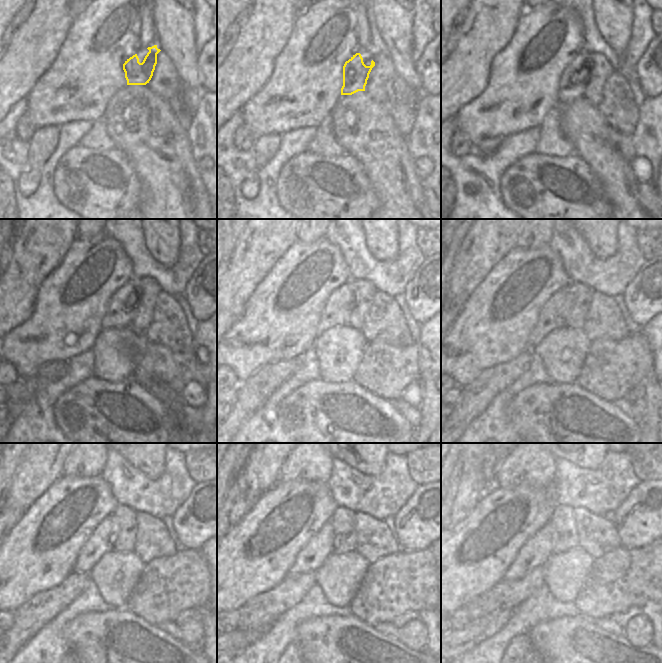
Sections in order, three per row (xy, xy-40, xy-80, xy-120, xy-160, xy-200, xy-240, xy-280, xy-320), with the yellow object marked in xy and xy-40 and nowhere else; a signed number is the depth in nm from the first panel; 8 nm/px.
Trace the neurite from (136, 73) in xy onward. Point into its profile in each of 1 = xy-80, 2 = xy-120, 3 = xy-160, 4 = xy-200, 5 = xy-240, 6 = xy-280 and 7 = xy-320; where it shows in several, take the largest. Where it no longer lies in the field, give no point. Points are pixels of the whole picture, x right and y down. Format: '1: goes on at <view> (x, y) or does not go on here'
1: goes on at xy-80 (575, 77)
2: goes on at xy-120 (123, 305)
3: goes on at xy-160 (340, 304)
4: goes on at xy-200 (553, 314)
5: goes on at xy-240 (99, 543)
6: goes on at xy-280 (320, 546)
7: goes on at xy-320 (536, 552)

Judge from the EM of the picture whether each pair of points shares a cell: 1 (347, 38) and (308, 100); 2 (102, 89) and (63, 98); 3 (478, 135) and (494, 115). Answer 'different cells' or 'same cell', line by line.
1: same cell
2: same cell
3: same cell

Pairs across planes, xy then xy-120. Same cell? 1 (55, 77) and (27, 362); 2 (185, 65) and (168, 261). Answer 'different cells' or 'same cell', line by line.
1: same cell
2: same cell

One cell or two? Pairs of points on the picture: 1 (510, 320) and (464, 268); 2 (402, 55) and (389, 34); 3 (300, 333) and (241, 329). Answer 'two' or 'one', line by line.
1: two
2: one
3: one

